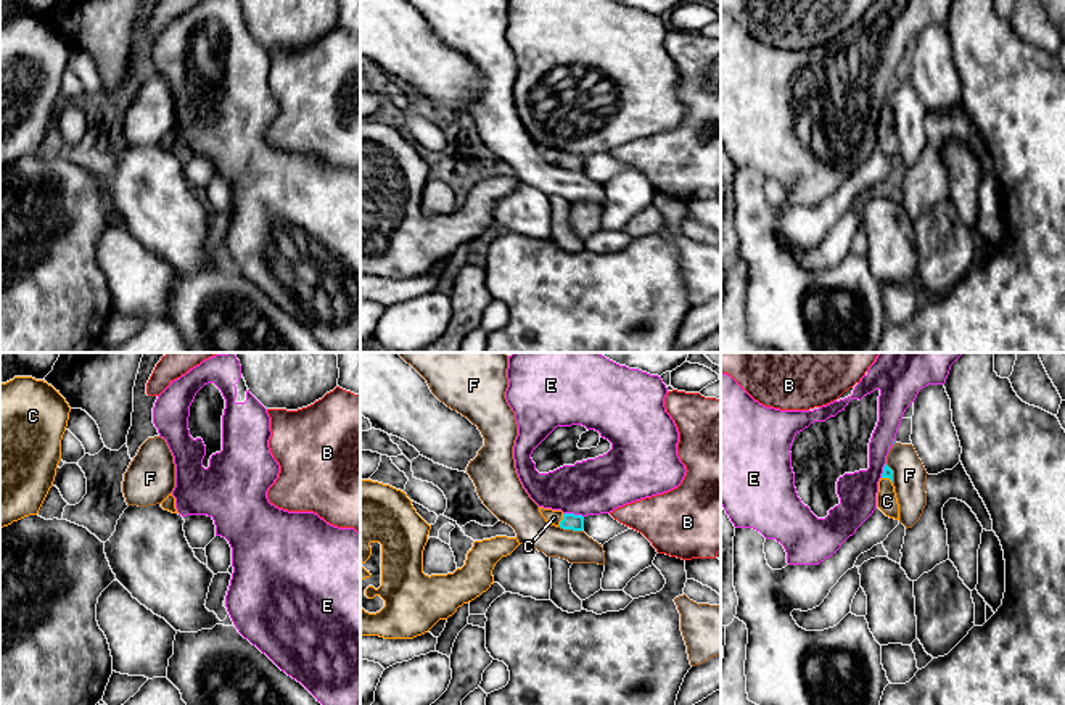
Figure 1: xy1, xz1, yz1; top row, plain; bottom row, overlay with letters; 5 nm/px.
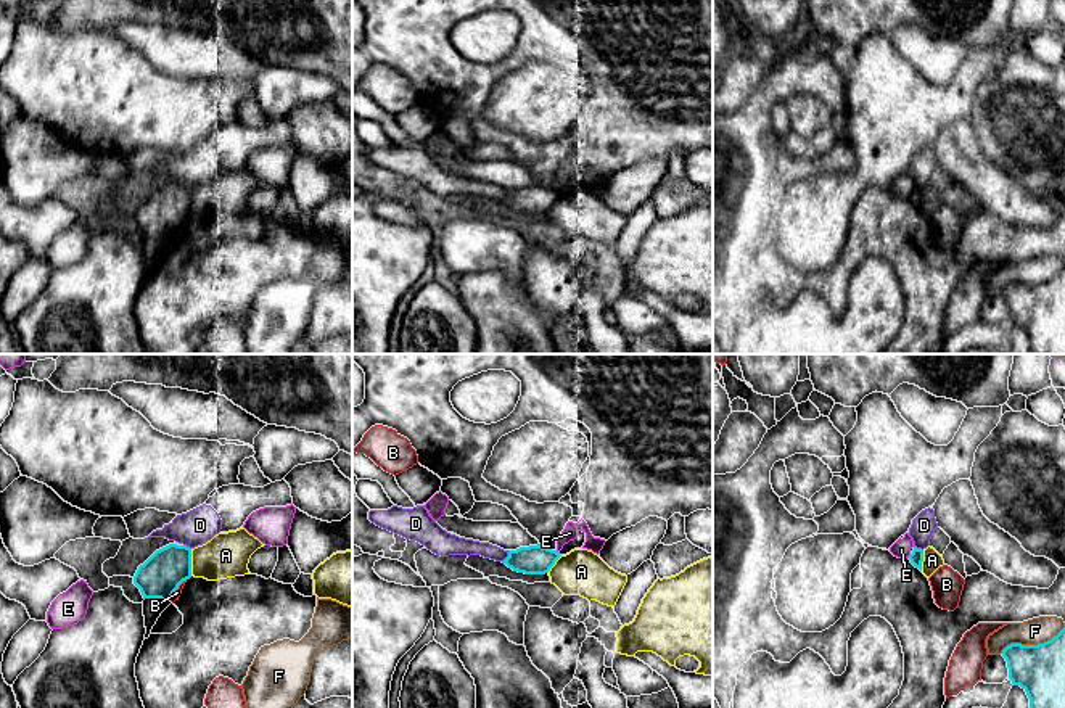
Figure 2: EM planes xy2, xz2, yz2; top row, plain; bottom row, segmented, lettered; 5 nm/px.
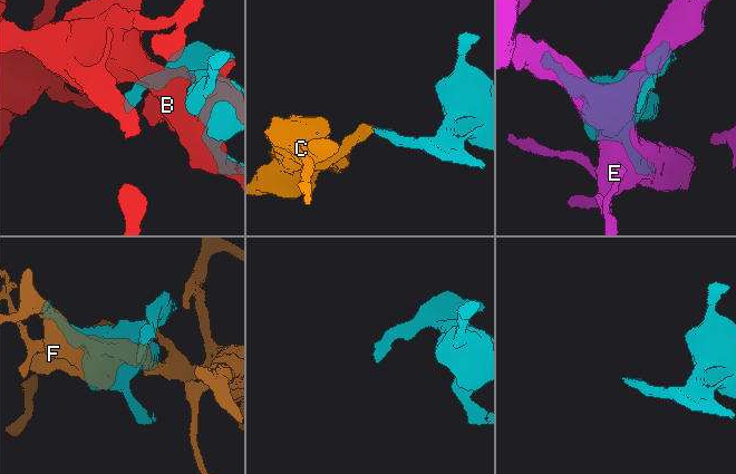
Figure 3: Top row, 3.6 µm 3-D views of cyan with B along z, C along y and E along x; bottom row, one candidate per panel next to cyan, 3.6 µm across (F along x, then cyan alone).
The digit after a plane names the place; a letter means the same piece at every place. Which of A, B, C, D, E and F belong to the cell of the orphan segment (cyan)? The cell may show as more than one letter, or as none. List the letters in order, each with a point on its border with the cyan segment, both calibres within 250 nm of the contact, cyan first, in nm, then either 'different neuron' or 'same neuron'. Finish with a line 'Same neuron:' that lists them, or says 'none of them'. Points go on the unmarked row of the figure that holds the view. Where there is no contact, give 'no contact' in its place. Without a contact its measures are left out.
A: meets cyan in xy2 at (190, 201); 220 nm thick on the cyan side, 220 nm on the other; different neuron
B: meets cyan in xy2 at (177, 227); 220 nm thick on the cyan side, 40 nm on the other; different neuron
C: meets cyan in xz1 at (562, 160); 80 nm thick on the cyan side, 80 nm on the other; same neuron
D: meets cyan in xz2 at (507, 197); 140 nm thick on the cyan side, 100 nm on the other; different neuron
E: meets cyan in xz1 at (573, 153); 80 nm thick on the cyan side, 280 nm on the other; different neuron
F: meets cyan in yz2 at (1032, 285); 240 nm thick on the cyan side, 130 nm on the other; different neuron
Same neuron: C

